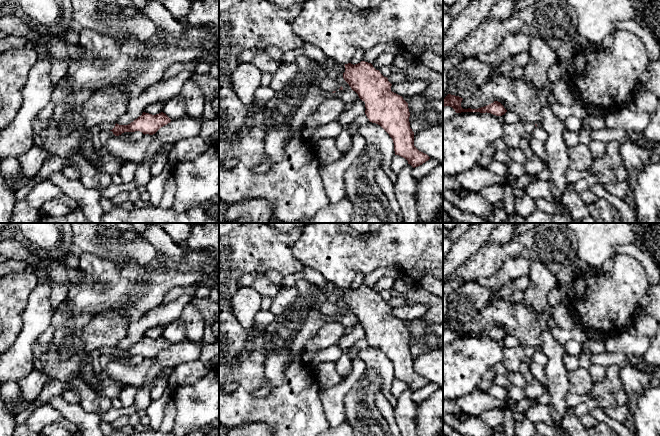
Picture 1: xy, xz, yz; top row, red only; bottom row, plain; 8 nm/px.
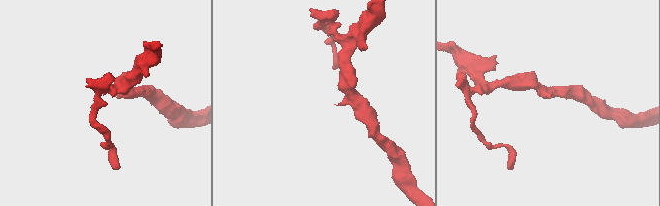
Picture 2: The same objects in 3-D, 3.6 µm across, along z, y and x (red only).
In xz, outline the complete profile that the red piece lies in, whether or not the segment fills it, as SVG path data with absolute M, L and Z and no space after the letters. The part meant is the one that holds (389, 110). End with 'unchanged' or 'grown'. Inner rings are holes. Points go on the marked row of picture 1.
M328 59L326 65L320 65L325 72L325 78L321 80L320 87L327 92L335 93L343 90L339 83L339 76L355 91L359 98L365 102L365 114L370 122L380 125L392 138L395 155L405 158L413 168L428 161L430 157L419 151L414 146L414 132L410 128L410 112L408 103L402 96L391 91L392 84L384 77L379 70L376 70L371 63L361 61L358 64L339 64L333 59Z | grown

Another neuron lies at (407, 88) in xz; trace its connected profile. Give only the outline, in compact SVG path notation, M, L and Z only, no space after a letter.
M423 80L408 81L402 83L395 83L391 86L391 91L400 95L412 97L414 95L422 94L428 88L428 83Z

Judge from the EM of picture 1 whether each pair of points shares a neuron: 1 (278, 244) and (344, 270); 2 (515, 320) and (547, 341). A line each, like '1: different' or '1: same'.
1: different
2: different

